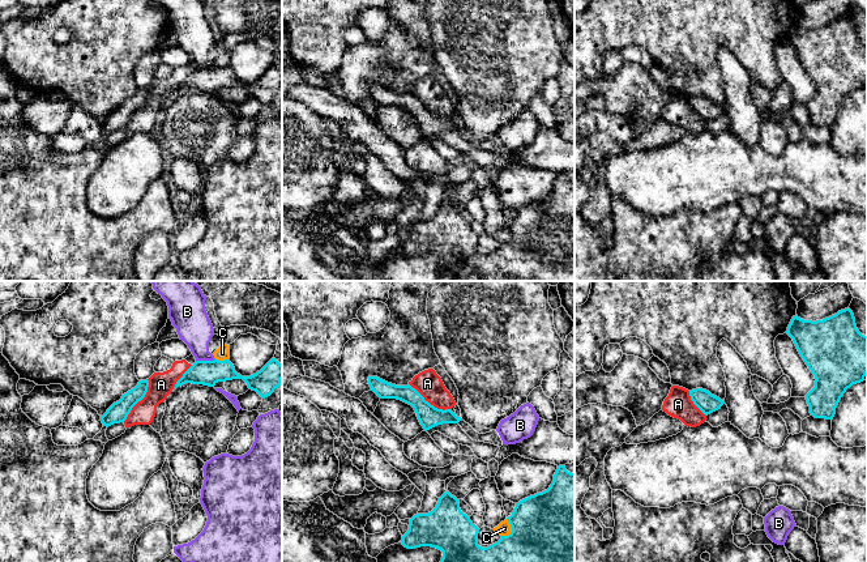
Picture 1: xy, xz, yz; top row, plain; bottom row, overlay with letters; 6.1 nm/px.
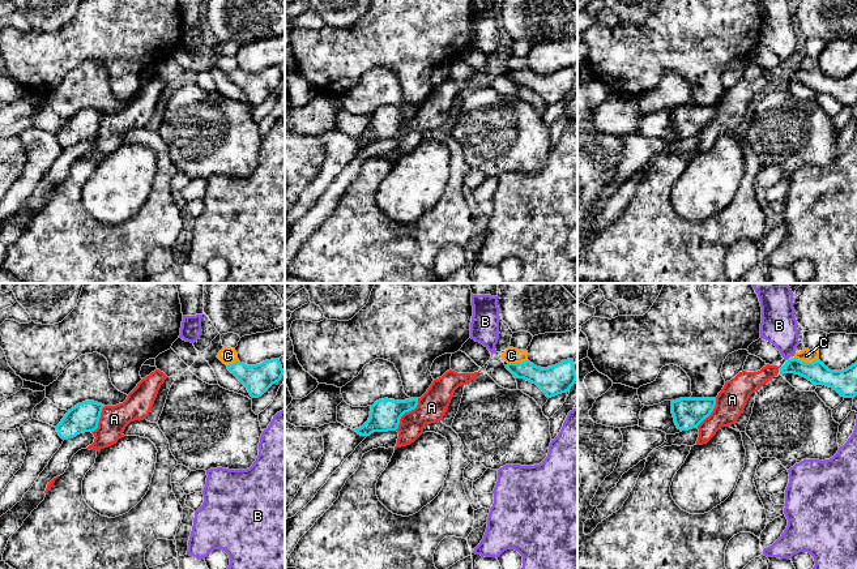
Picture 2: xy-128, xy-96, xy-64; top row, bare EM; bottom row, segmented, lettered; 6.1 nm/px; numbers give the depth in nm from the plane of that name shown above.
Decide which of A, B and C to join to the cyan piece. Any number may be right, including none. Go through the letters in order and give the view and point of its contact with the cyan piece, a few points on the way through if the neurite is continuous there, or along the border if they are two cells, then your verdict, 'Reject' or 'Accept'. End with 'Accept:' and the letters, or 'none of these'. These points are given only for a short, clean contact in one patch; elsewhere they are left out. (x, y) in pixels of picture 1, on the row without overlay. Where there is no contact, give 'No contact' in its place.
A: Touches cyan at xy (140, 107). Reject
B: Touches cyan at xy (205, 68). Reject
C: Touches cyan at xz (512, 237). Reject
Accept: none of these

